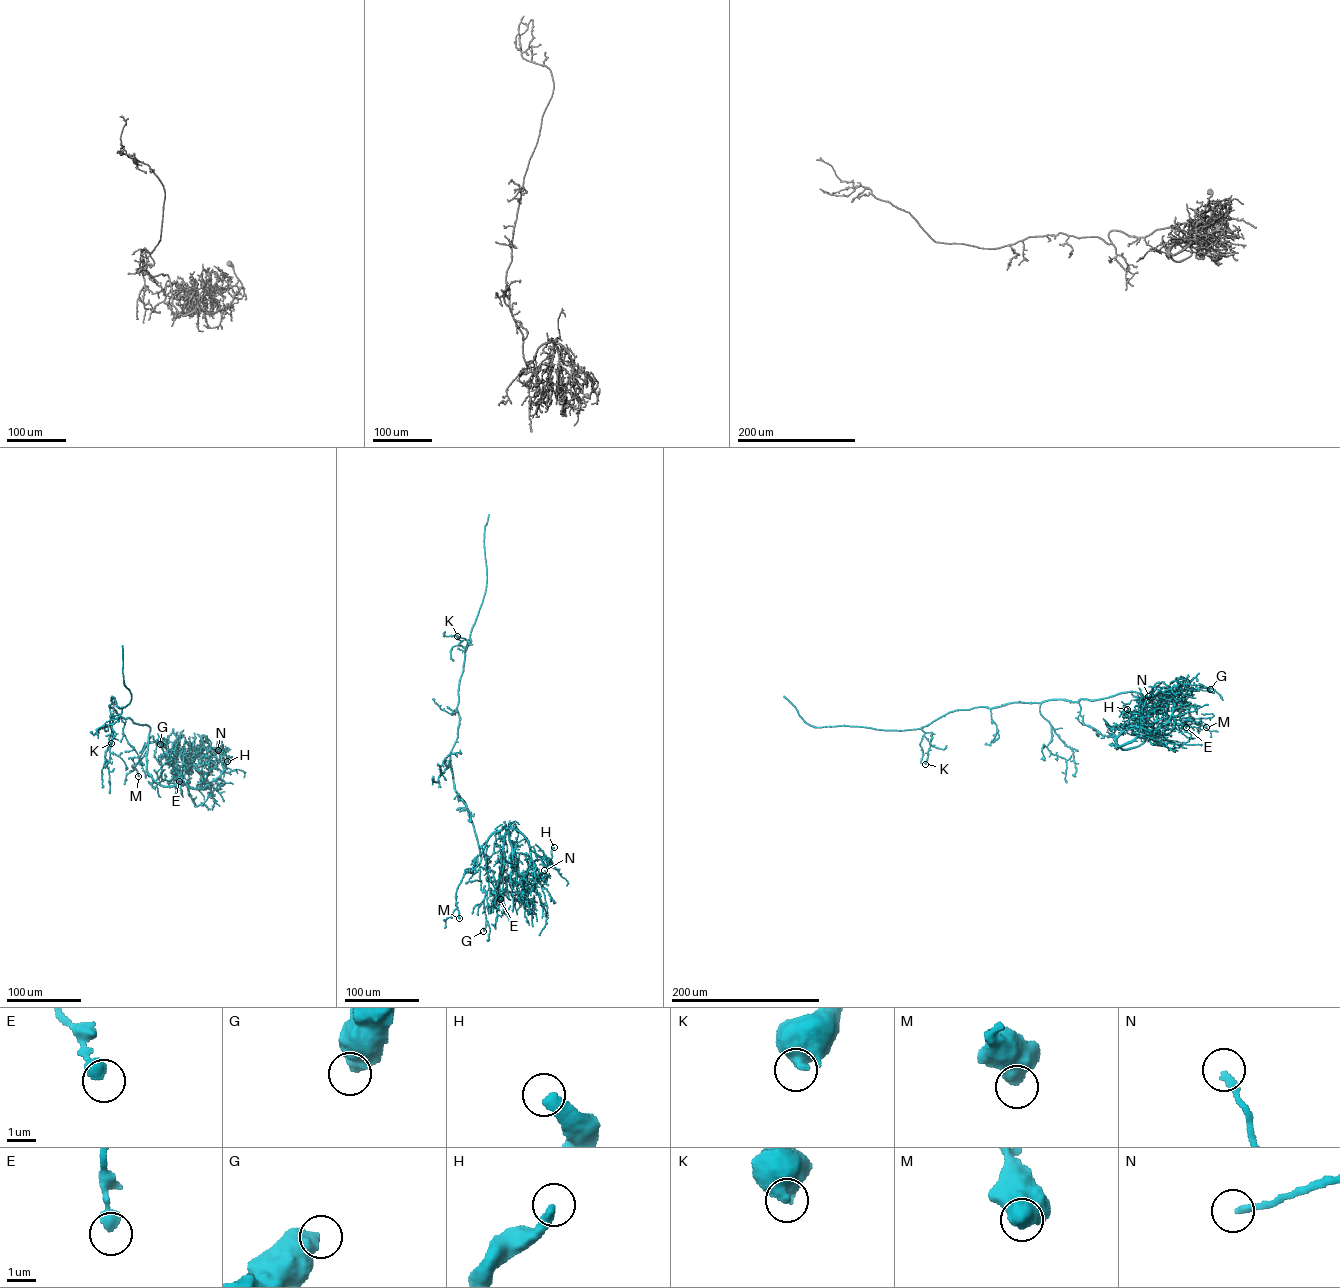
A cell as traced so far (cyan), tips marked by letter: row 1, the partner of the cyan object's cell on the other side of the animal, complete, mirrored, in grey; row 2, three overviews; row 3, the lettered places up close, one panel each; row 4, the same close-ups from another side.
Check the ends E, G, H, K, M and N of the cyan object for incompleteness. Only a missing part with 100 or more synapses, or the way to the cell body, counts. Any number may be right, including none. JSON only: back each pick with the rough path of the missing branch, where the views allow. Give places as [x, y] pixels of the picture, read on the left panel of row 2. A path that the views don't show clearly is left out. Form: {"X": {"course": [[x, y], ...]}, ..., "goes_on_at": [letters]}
{"H": {"course": [[227, 761], [229, 742], [207, 716]]}, "goes_on_at": ["H"]}

